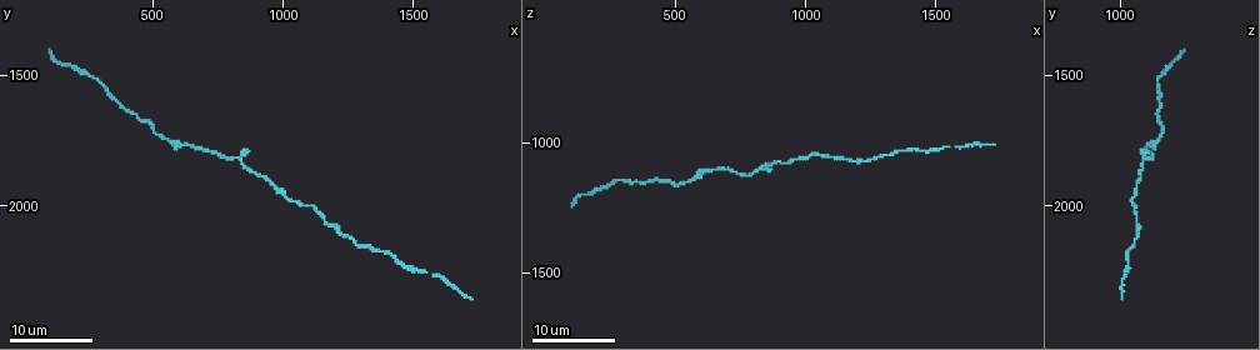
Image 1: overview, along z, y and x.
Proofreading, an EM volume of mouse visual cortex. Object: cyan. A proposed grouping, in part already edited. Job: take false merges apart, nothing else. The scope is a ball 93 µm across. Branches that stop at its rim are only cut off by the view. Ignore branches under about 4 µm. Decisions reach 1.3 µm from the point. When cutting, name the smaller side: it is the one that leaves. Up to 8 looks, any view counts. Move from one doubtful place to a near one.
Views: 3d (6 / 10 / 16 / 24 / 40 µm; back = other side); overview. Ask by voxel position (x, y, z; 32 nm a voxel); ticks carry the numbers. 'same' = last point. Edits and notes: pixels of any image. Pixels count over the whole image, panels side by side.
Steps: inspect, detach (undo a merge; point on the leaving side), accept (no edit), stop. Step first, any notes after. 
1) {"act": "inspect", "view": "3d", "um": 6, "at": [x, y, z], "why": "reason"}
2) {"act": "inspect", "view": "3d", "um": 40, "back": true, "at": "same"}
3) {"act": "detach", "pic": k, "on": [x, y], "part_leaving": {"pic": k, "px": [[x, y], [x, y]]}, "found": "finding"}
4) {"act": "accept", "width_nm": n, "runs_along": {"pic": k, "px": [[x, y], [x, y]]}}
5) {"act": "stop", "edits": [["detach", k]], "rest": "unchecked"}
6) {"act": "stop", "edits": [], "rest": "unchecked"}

{"act": "inspect", "view": "3d", "um": 16, "at": [1530, 2250, 1030], "why": "thick turns thin"}

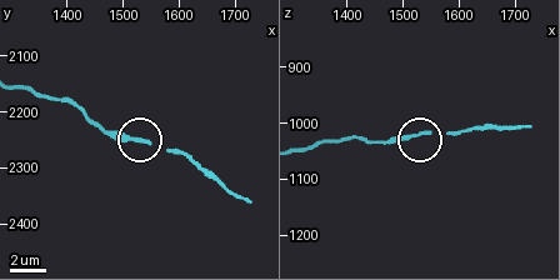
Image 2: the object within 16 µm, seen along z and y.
{"act": "inspect", "view": "3d", "um": 10, "at": [1525, 2250, 1015]}

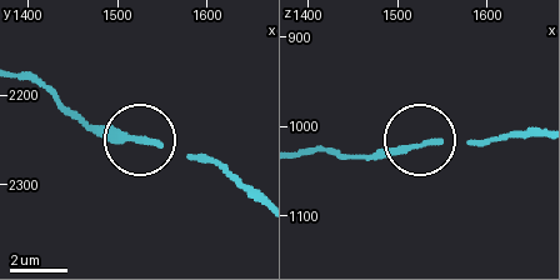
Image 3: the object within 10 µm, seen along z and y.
{"act": "accept", "runs_along": {"pic": 3, "px": [[300, 155], [329, 148], [386, 155], [429, 140], [491, 140]]}, "found": "all the same neuron"}

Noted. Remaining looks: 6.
{"act": "inspect", "view": "3d", "um": 16, "at": [1180, 2080, 1060], "why": "calibre changes"}

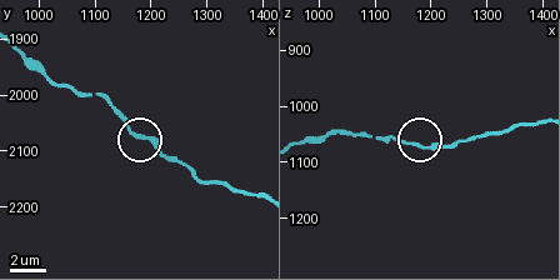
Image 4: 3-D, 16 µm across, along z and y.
{"act": "inspect", "view": "3d", "um": 6, "at": [1180, 2075, 1075]}

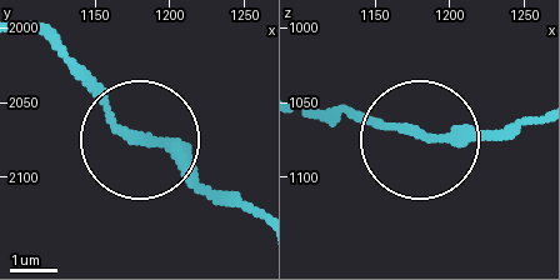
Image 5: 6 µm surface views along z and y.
{"act": "accept", "runs_along": {"pic": 5, "px": [[306, 111], [425, 135], [505, 135]]}, "found": "all the same neuron"}

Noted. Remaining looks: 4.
{"act": "inspect", "view": "3d", "um": 16, "at": [440, 1650, 1140], "why": "a narrow waist"}

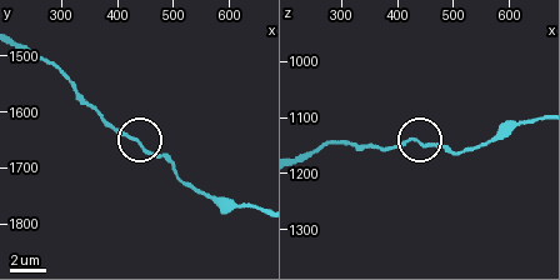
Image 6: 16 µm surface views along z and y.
{"act": "inspect", "view": "3d", "um": 6, "at": [440, 1655, 1145], "why": "zoom in"}

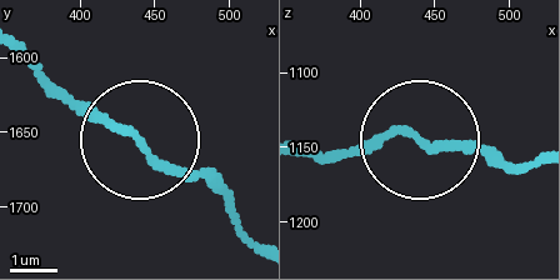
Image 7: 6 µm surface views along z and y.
{"act": "accept", "runs_along": {"pic": 7, "px": [[539, 154], [503, 161], [408, 138], [304, 150]]}, "found": "continuous, no second neuron"}

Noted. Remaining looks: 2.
{"act": "stop", "edits": [], "rest": "unchecked"}

